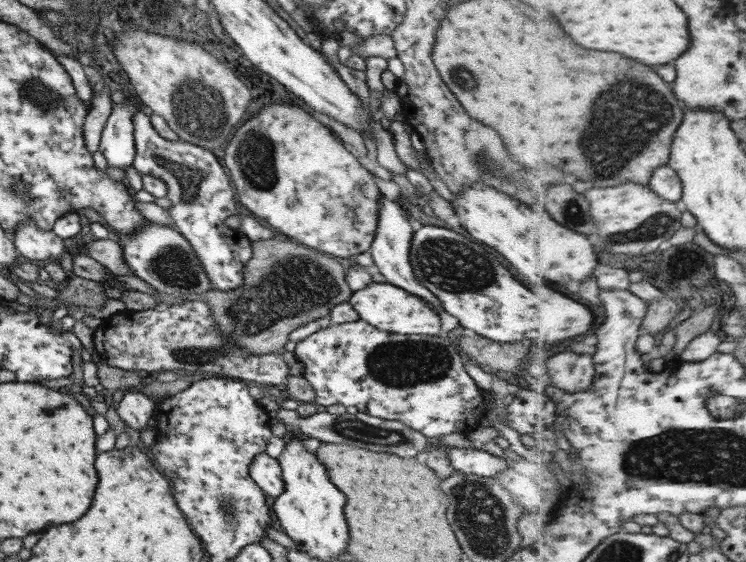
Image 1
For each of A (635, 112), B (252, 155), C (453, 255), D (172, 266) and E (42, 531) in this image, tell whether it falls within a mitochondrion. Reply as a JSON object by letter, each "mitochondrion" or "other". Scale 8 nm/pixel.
{"A":"mitochondrion","B":"mitochondrion","C":"mitochondrion","D":"mitochondrion","E":"other"}

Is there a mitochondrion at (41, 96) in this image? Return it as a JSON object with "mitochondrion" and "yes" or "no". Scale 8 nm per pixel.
{"mitochondrion":"yes"}

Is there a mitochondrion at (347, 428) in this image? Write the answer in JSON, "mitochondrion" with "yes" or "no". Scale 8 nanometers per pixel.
{"mitochondrion":"yes"}

